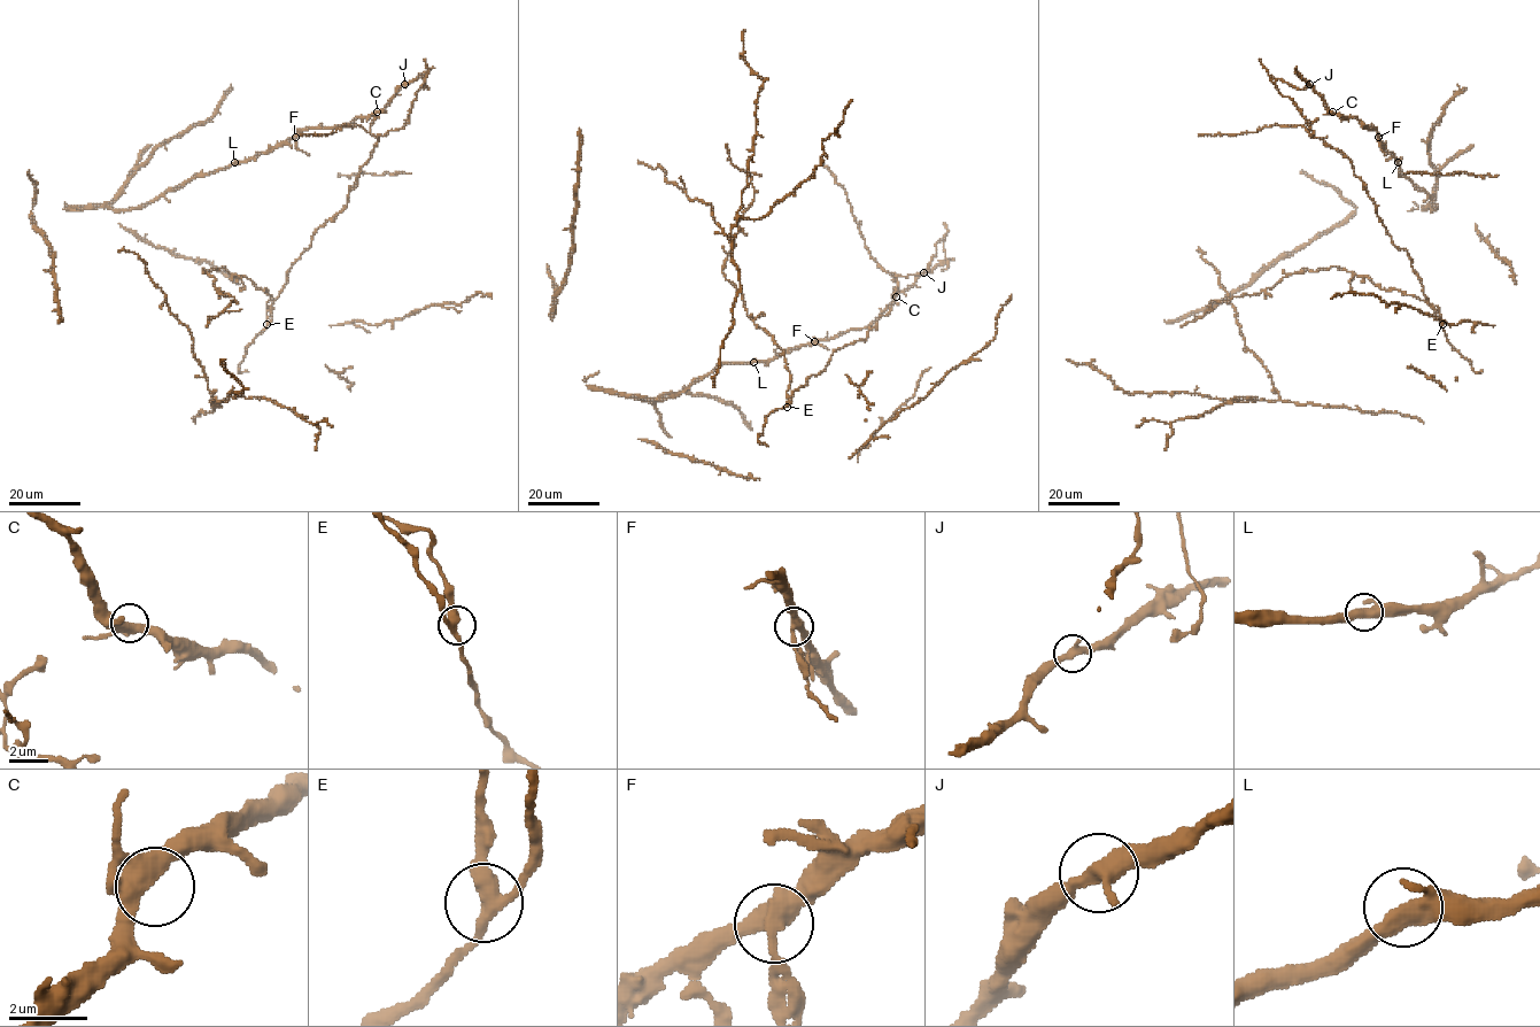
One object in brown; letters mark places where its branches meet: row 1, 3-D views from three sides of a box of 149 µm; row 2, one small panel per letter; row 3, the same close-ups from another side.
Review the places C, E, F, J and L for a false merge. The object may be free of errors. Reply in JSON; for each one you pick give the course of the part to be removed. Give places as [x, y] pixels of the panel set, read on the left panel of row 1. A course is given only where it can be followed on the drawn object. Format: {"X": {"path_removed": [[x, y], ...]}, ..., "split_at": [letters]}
{"F": {"path_removed": [[294, 137], [295, 147], [310, 155]]}, "split_at": ["F"]}

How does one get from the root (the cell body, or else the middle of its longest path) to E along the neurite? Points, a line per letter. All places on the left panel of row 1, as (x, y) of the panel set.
E: (329, 219), (293, 264), (283, 291), (273, 301), (271, 321), (267, 324)

